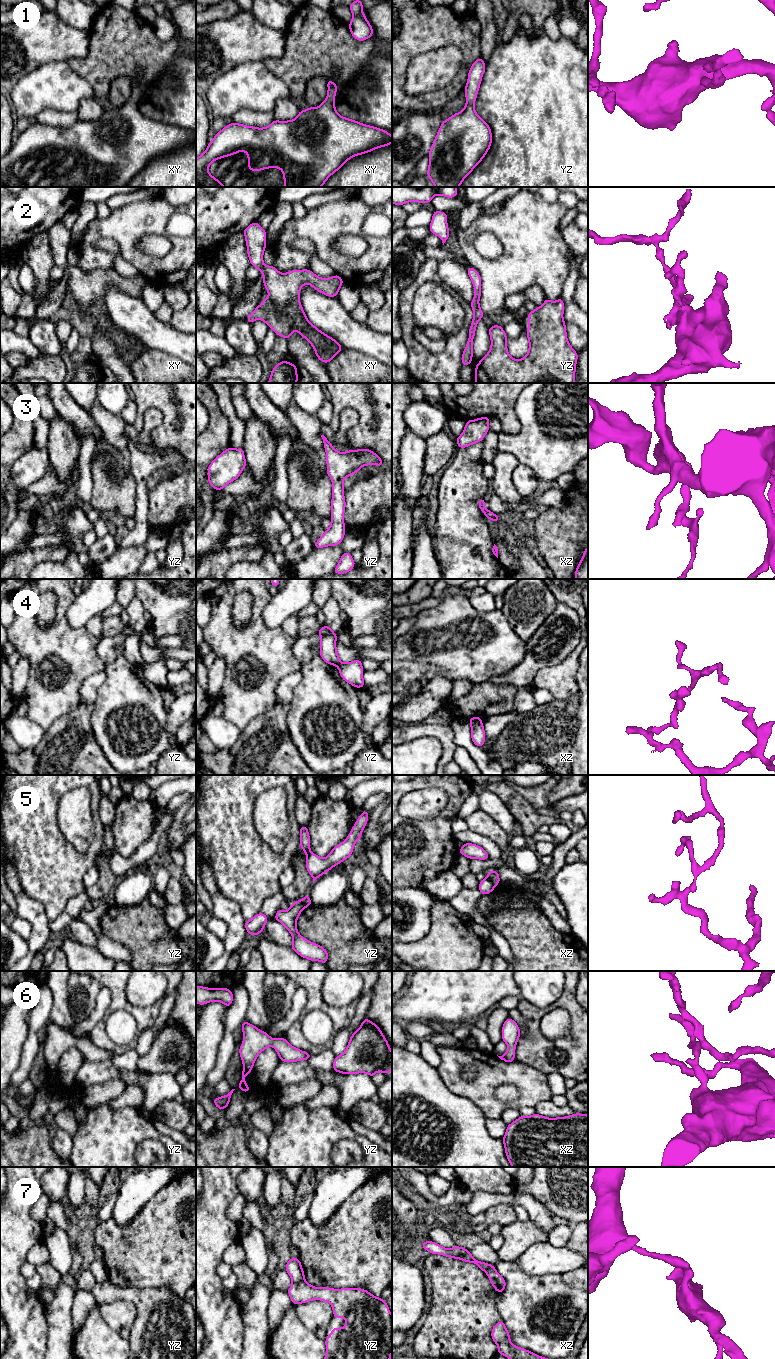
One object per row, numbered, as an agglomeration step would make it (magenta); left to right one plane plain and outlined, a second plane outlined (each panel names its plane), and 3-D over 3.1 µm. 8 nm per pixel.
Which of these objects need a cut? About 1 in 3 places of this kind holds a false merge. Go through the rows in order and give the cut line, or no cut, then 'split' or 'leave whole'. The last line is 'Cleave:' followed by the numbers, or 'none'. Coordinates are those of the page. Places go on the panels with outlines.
1: no cut | leave whole
2: no cut | leave whole
3: no cut | leave whole
4: yz (340, 662), (336, 665) | split
5: yz (301, 900), (303, 908) | split
6: no cut | leave whole
7: yz (303, 1279), (293, 1284) | split
Cleave: 4, 5, 7

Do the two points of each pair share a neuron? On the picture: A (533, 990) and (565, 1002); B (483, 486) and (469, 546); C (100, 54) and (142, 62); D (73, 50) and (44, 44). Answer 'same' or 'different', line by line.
A: different
B: same
C: same
D: same

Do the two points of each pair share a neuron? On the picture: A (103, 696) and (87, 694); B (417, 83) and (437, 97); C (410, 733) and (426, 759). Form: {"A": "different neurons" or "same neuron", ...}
{"A": "different neurons", "B": "different neurons", "C": "different neurons"}

